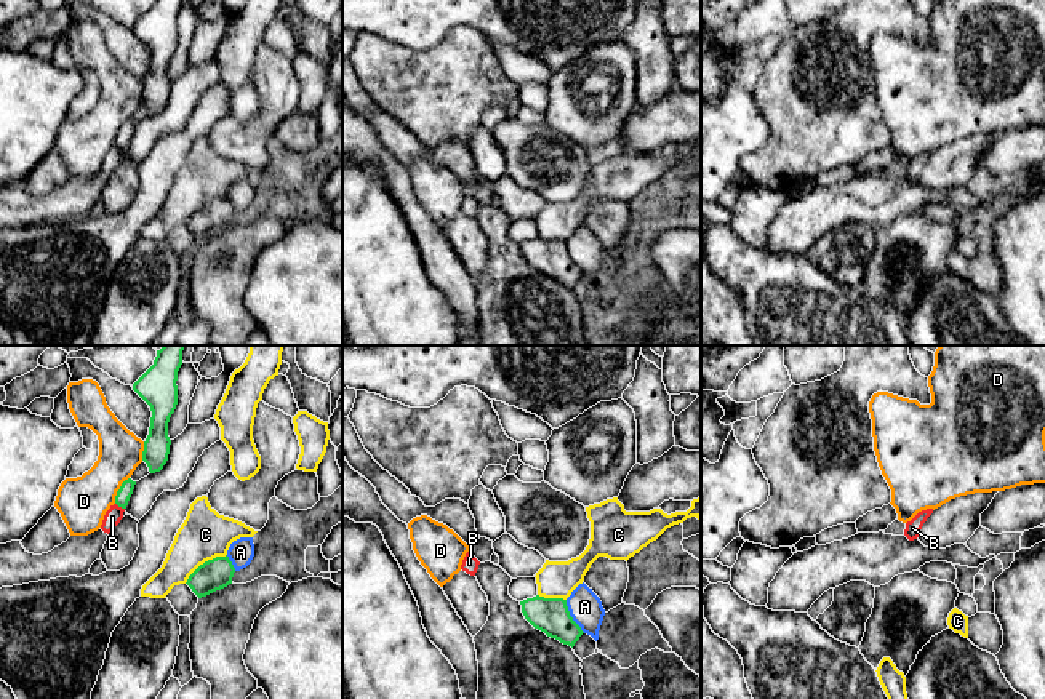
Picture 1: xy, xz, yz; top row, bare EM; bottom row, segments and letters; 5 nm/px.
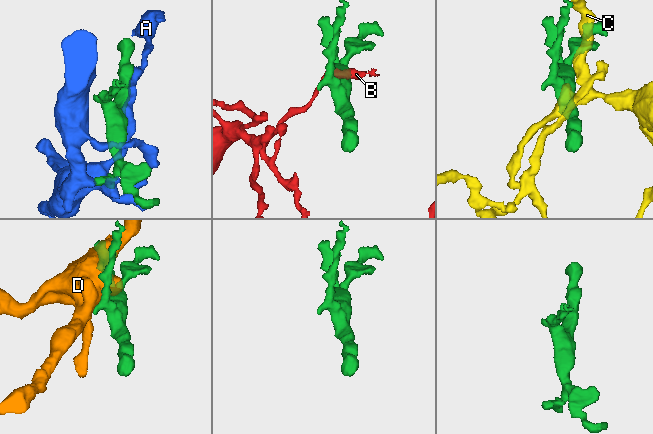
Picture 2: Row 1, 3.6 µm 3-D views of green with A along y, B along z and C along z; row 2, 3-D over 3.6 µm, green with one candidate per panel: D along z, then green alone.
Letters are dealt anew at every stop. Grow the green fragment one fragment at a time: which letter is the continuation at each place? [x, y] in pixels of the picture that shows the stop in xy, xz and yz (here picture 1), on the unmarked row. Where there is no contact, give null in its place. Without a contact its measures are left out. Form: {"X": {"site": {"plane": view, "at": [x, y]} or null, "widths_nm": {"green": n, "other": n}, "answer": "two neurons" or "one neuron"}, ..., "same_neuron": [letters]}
{"A": {"site": {"plane": "xz", "at": [570, 258]}, "widths_nm": {"green": 180, "other": 170}, "answer": "two neurons"}, "B": {"site": {"plane": "xy", "at": [120, 147]}, "widths_nm": {"green": 70, "other": 90}, "answer": "two neurons"}, "C": {"site": {"plane": "xy", "at": [205, 203]}, "widths_nm": {"green": 160, "other": 260}, "answer": "two neurons"}, "D": {"site": {"plane": "xy", "at": [119, 131]}, "widths_nm": {"green": 70, "other": 260}, "answer": "two neurons"}, "same_neuron": []}

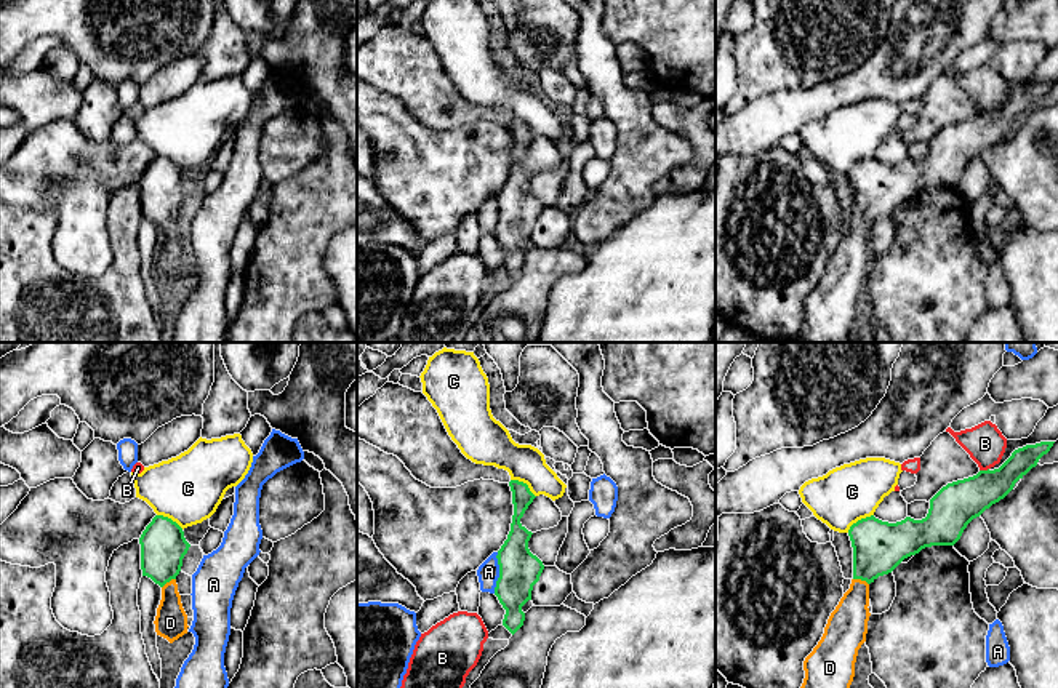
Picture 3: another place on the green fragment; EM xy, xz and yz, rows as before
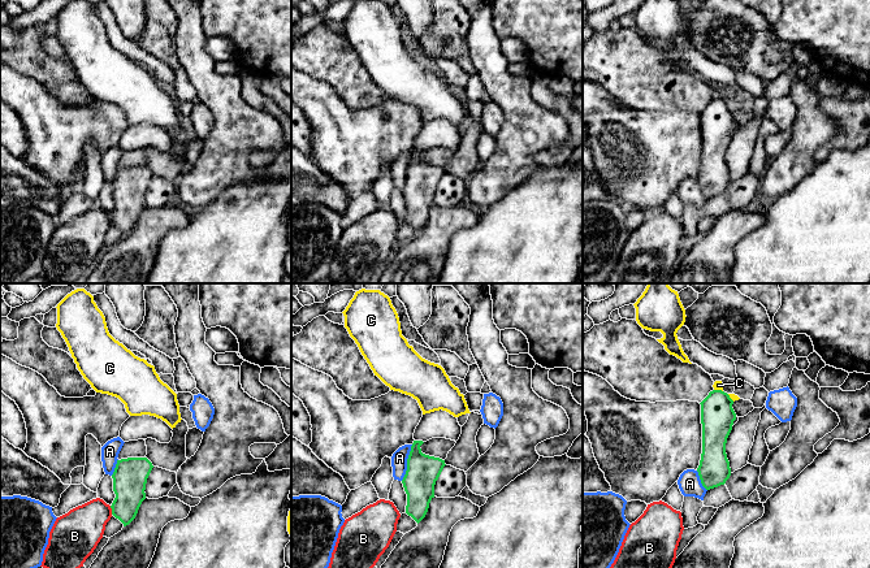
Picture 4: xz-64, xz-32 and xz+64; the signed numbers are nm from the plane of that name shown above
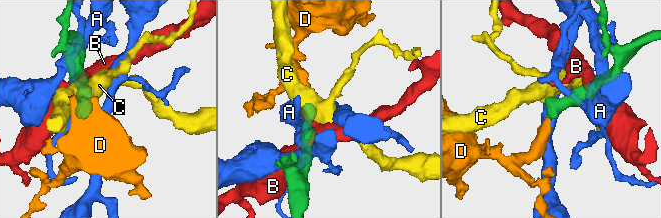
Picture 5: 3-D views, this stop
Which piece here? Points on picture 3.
{"A": {"site": {"plane": "xz", "at": [500, 215]}, "widths_nm": {"green": 200, "other": 110}, "answer": "two neurons"}, "B": {"site": {"plane": "yz", "at": [983, 112]}, "widths_nm": {"green": 220, "other": 200}, "answer": "two neurons"}, "C": {"site": {"plane": "yz", "at": [858, 162]}, "widths_nm": {"green": 260, "other": 280}, "answer": "two neurons"}, "D": {"site": {"plane": "yz", "at": [861, 221]}, "widths_nm": {"green": 260, "other": 200}, "answer": "one neuron"}, "same_neuron": ["D"]}

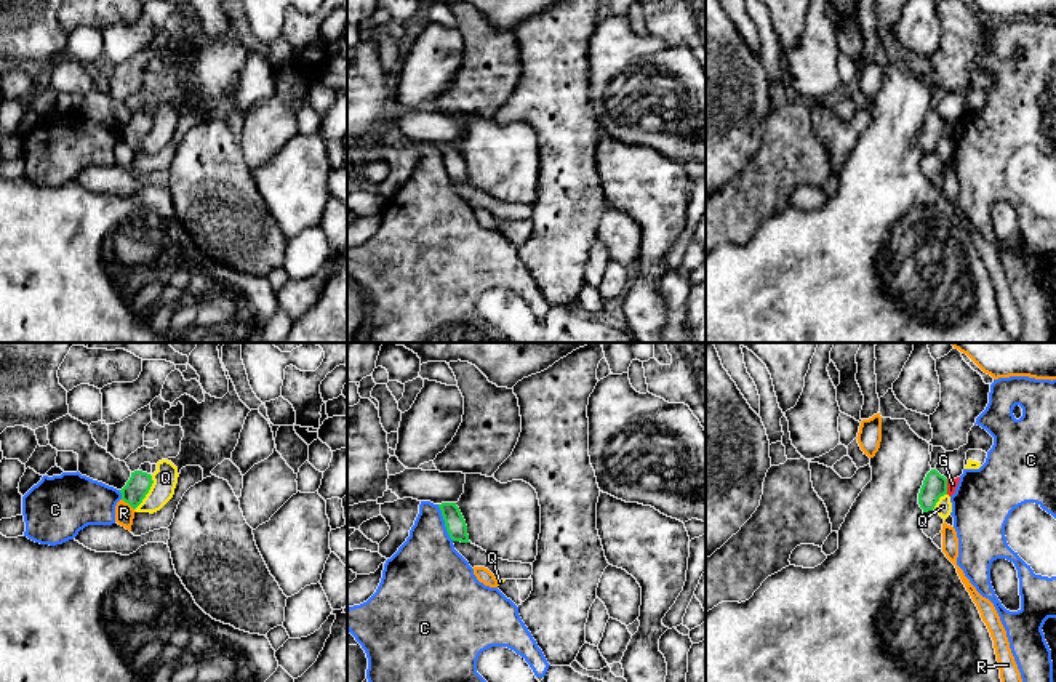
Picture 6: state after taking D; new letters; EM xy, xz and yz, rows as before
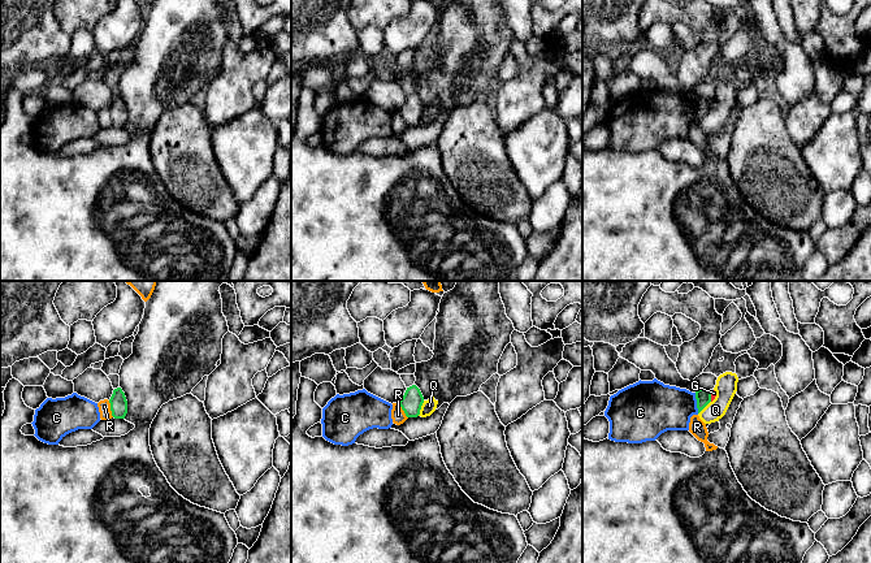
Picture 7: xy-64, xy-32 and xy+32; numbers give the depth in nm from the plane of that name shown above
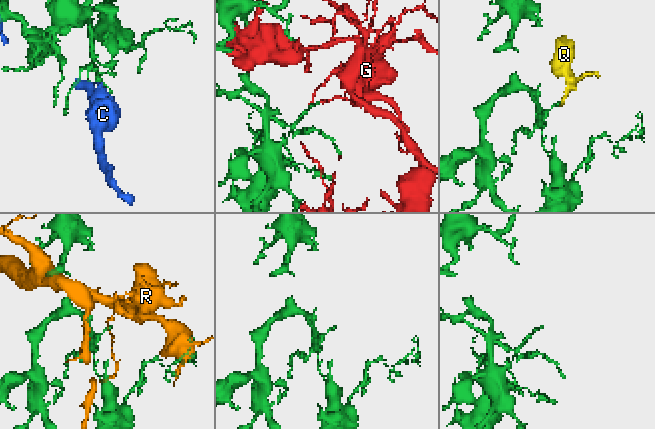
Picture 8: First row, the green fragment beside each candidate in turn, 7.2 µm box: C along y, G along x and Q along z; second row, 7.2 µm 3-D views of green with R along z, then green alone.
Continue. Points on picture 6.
{"C": {"site": {"plane": "xz", "at": [445, 164]}, "widths_nm": {"green": 100, "other": 340}, "answer": "two neurons"}, "G": {"site": {"plane": "yz", "at": [946, 128]}, "widths_nm": {"green": 130, "other": 50}, "answer": "two neurons"}, "Q": {"site": {"plane": "xy", "at": [148, 133]}, "widths_nm": {"green": 120, "other": 120}, "answer": "two neurons"}, "R": {"site": {"plane": "xy", "at": [128, 144]}, "widths_nm": {"green": 120, "other": 100}, "answer": "two neurons"}, "same_neuron": []}

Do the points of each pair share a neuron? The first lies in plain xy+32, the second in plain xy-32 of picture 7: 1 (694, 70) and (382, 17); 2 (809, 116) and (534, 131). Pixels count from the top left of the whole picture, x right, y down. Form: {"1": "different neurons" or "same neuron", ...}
{"1": "same neuron", "2": "different neurons"}

